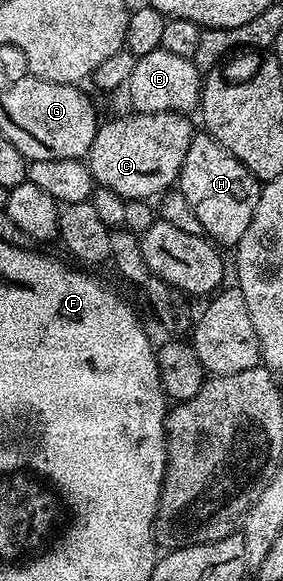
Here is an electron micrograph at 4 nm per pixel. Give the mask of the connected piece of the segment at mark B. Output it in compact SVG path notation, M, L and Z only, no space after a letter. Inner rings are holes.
M158 49L146 52L146 56L137 58L134 73L126 87L128 102L137 114L153 114L154 112L174 112L188 114L200 105L202 93L202 71L196 67L195 61L182 56L174 56L174 52Z

